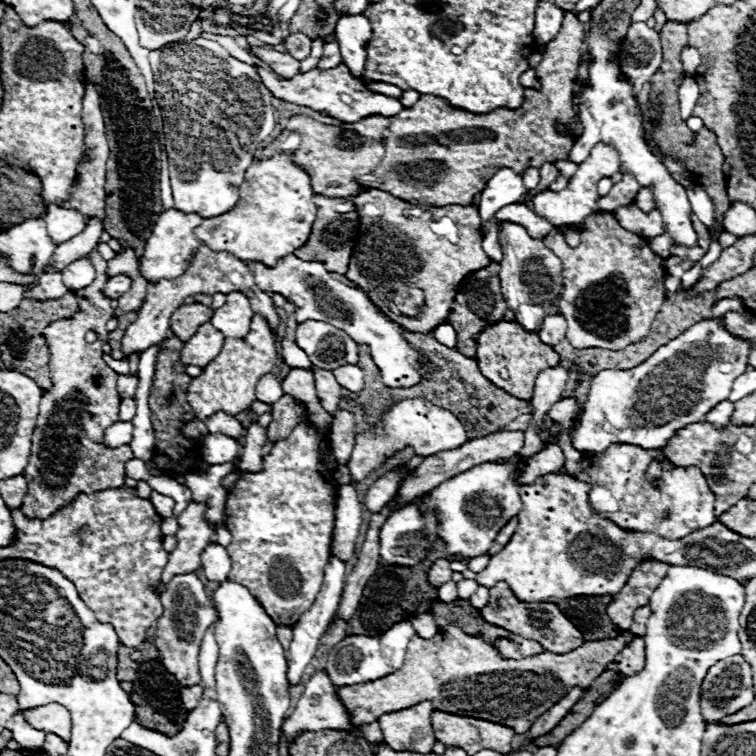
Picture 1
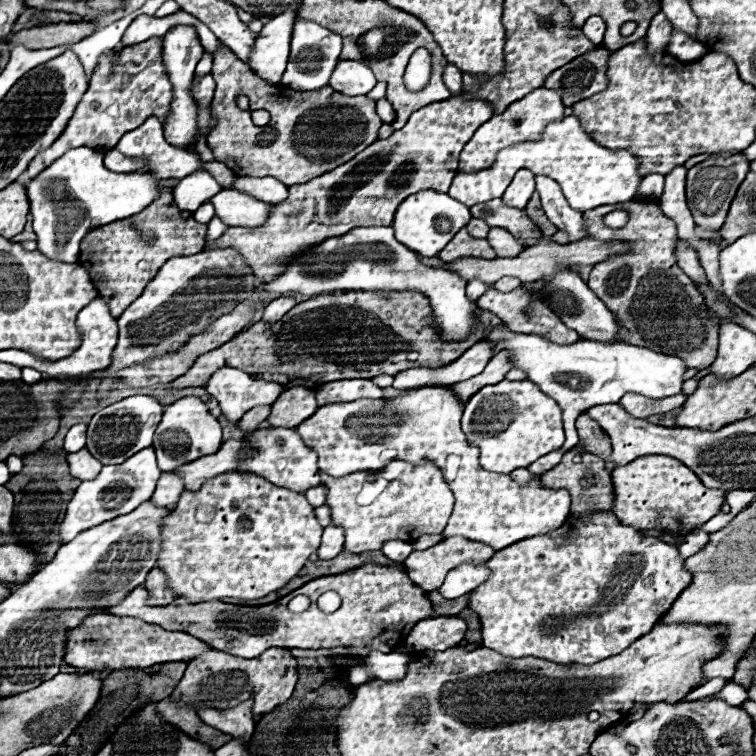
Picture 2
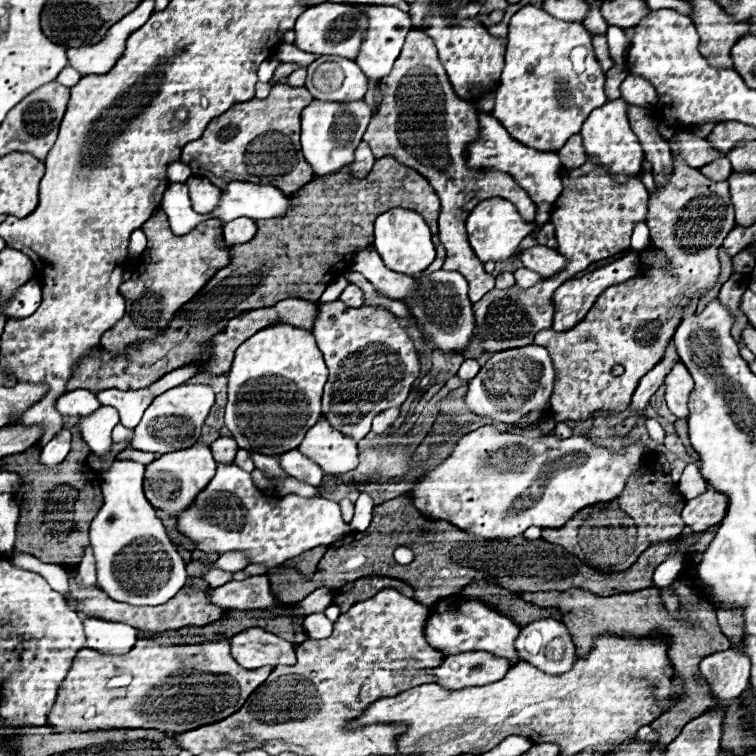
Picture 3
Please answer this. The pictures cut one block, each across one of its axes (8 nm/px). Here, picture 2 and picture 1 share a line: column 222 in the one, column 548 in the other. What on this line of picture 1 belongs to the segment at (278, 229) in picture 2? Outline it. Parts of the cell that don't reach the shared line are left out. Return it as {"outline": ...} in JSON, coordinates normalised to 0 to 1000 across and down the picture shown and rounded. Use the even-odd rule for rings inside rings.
{"outline":[[[810,283],[778,286],[770,296],[749,296],[749,302],[762,304],[767,310],[767,323],[762,328],[751,325],[746,310],[741,310],[738,304],[730,304],[720,315],[720,323],[743,344],[746,376],[743,376],[743,392],[738,397],[738,407],[751,426],[751,439],[749,439],[751,452],[759,460],[788,458],[788,460],[820,463],[857,444],[860,431],[878,399],[878,344],[860,331],[857,317],[823,302]]]}

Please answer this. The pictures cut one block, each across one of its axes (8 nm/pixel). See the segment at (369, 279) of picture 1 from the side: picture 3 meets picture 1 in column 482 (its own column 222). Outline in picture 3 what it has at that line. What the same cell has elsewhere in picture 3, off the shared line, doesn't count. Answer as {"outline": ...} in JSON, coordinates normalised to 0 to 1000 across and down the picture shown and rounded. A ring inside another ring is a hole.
{"outline":[[[209,275],[188,304],[196,315],[196,328],[183,341],[175,368],[159,378],[159,389],[167,397],[164,421],[138,439],[132,450],[132,458],[146,466],[161,466],[172,452],[206,444],[206,439],[212,439],[222,423],[228,423],[230,413],[259,392],[259,386],[270,381],[288,354],[296,354],[296,349],[304,344],[304,331],[291,331],[286,325],[288,315],[294,312],[294,294],[286,288],[265,294],[243,312],[230,312],[220,283]]]}

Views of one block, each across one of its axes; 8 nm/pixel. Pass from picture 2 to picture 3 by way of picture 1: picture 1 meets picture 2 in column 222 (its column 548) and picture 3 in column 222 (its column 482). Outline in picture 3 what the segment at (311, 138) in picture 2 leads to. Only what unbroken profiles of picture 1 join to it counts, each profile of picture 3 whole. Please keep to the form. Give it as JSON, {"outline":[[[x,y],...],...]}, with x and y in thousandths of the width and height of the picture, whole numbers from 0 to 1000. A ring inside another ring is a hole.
{"outline":[[[373,111],[360,114],[354,130],[349,132],[333,130],[323,138],[310,138],[302,148],[296,148],[296,153],[288,153],[280,159],[280,164],[275,164],[265,185],[257,185],[241,198],[241,214],[254,222],[254,233],[275,235],[288,249],[296,249],[302,238],[328,238],[347,246],[357,243],[376,257],[386,257],[415,235],[413,220],[407,220],[397,196],[397,148],[407,140],[407,135],[413,135],[413,124],[405,116],[386,116],[381,111]]]}

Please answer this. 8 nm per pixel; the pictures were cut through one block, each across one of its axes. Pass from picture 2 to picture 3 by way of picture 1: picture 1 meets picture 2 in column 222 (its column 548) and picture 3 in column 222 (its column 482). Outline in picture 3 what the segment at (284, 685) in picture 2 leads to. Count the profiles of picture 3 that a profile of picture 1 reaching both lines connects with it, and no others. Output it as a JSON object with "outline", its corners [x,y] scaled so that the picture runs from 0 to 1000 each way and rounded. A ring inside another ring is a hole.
{"outline":[[[188,844],[164,868],[138,868],[108,857],[98,873],[90,894],[77,910],[77,923],[63,942],[63,960],[74,968],[119,968],[146,963],[206,963],[214,968],[241,971],[286,952],[296,952],[315,942],[325,923],[357,894],[362,881],[354,886],[325,886],[312,878],[304,868],[304,849],[270,849],[246,854],[212,854],[198,844]]]}

